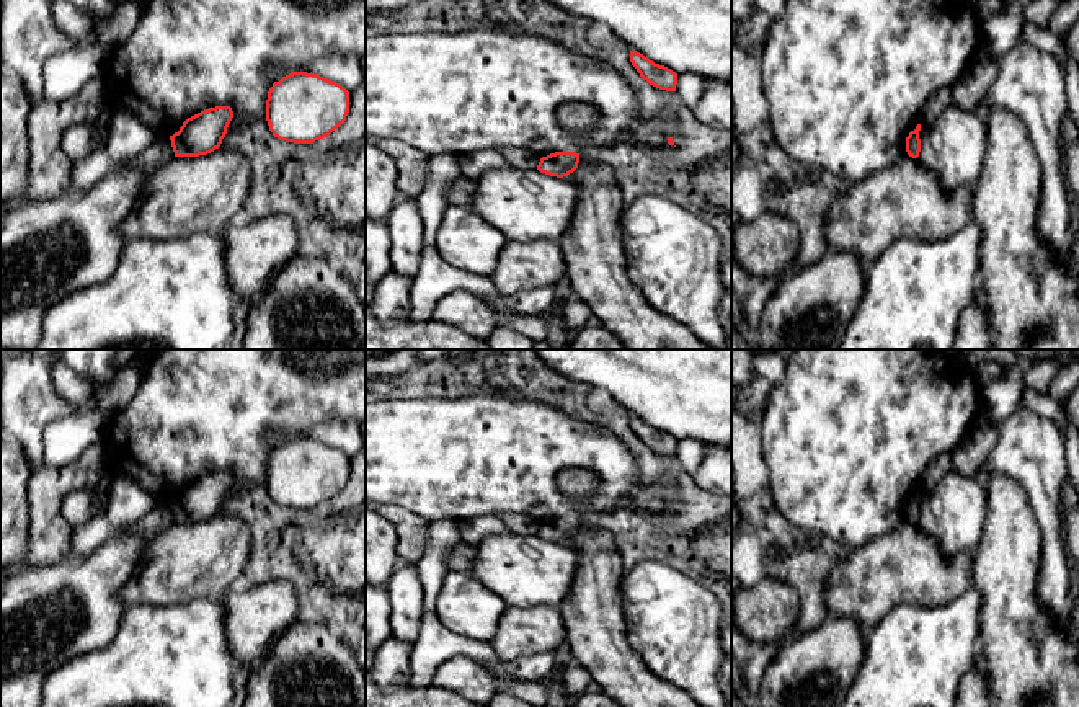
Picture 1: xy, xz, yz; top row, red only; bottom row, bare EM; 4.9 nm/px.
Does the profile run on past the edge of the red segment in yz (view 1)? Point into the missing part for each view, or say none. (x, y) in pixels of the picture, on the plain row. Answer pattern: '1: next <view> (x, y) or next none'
1: next none

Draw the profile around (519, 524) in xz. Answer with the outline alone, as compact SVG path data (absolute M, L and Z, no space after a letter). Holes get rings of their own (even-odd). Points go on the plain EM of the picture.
M498 513L496 514L514 534L521 536L537 536L537 531L540 527L540 522L521 514L511 514L511 513Z

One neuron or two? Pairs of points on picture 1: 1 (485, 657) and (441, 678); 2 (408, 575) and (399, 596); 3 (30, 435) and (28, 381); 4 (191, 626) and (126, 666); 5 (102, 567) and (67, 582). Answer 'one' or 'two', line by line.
1: two
2: one
3: one
4: one
5: one

